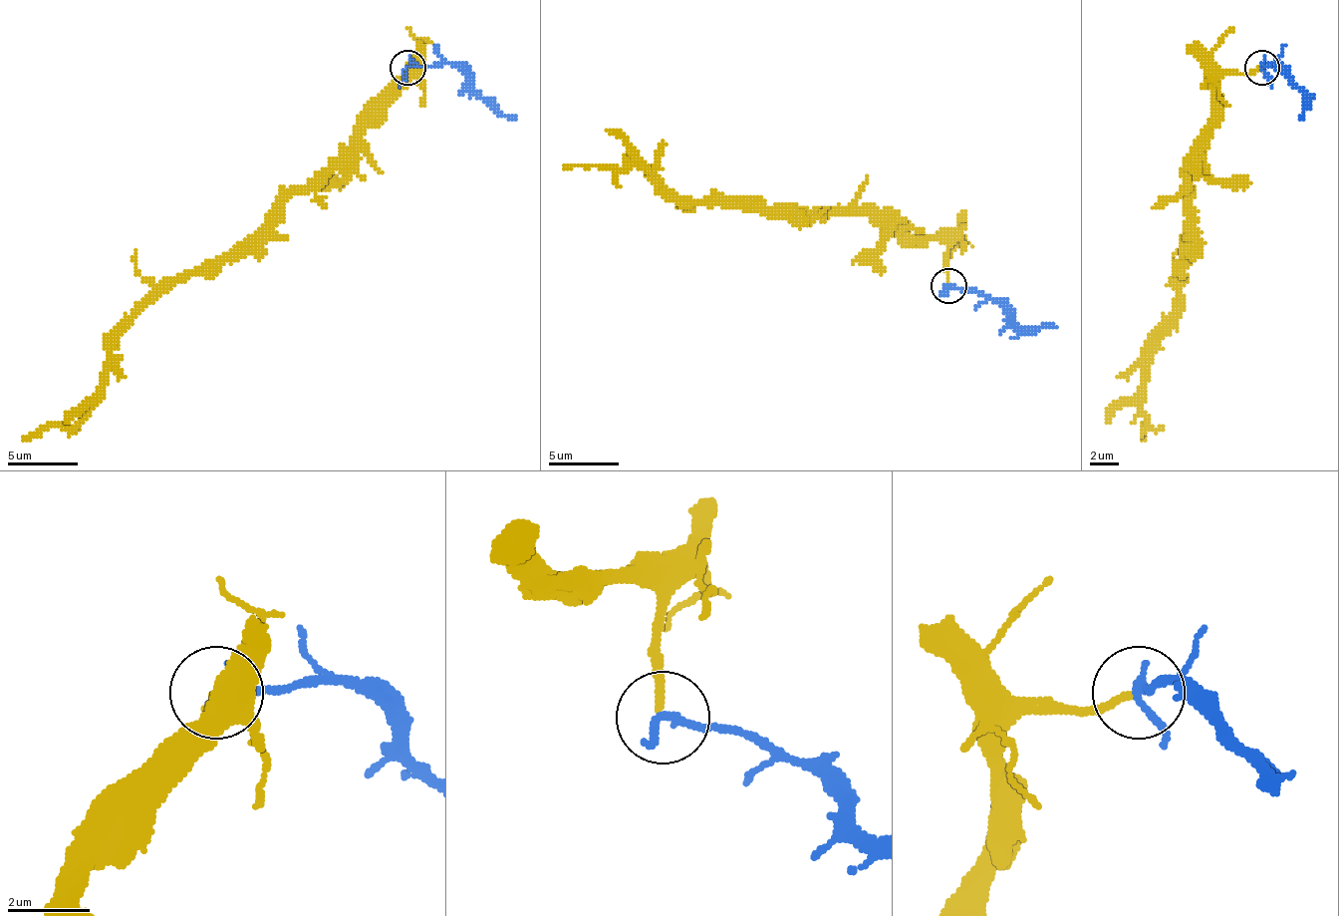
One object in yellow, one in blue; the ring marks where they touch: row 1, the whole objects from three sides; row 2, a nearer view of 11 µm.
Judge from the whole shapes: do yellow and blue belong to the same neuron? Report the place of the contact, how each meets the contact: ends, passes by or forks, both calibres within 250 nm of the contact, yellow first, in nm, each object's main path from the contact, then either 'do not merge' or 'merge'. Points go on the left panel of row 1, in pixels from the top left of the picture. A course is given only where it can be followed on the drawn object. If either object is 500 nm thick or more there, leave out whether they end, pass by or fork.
place (407, 67); yellow ends; blue passes by; calibres 180 and 190 nm; course yellow (406, 67), (326, 168), (142, 309), (111, 352), (104, 394), (72, 426), (23, 440); course blue (406, 67), (448, 63), (480, 95), (516, 120); merge

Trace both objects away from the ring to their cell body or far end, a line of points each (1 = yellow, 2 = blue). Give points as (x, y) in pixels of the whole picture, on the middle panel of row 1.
1: (947, 285), (947, 249), (943, 239), (906, 239), (867, 211), (683, 203), (645, 168), (564, 165)
2: (947, 285), (989, 295), (1021, 327), (1057, 327)

